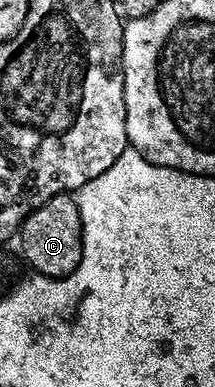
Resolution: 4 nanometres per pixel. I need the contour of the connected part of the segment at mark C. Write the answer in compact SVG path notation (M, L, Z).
M74 195L49 198L23 220L17 233L19 252L25 263L40 276L68 276L83 257L83 223L79 202Z

